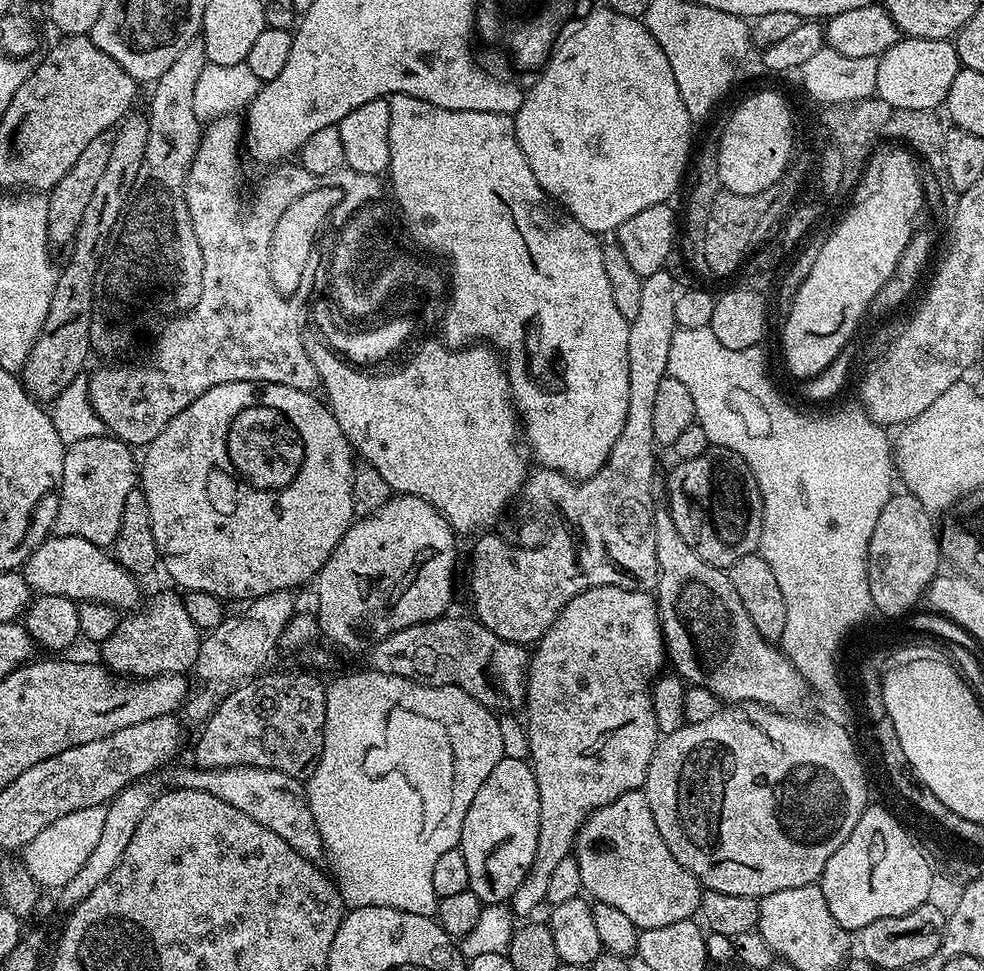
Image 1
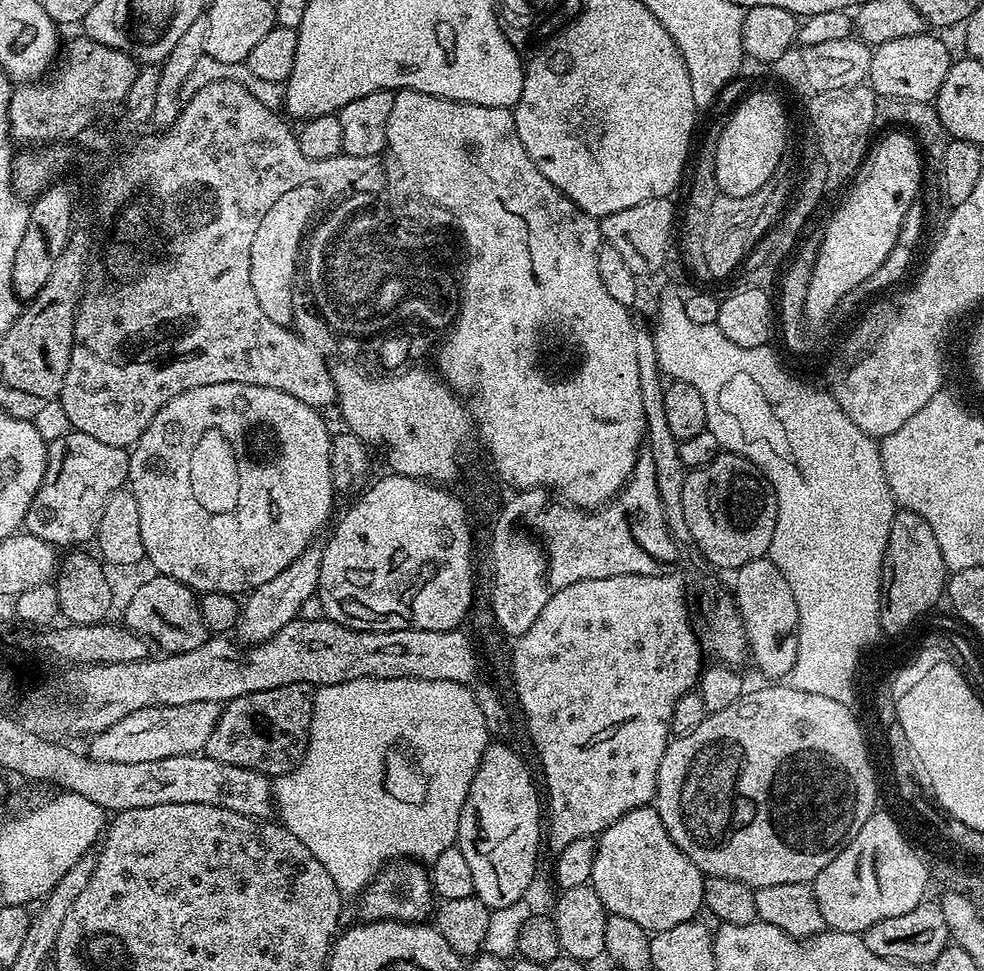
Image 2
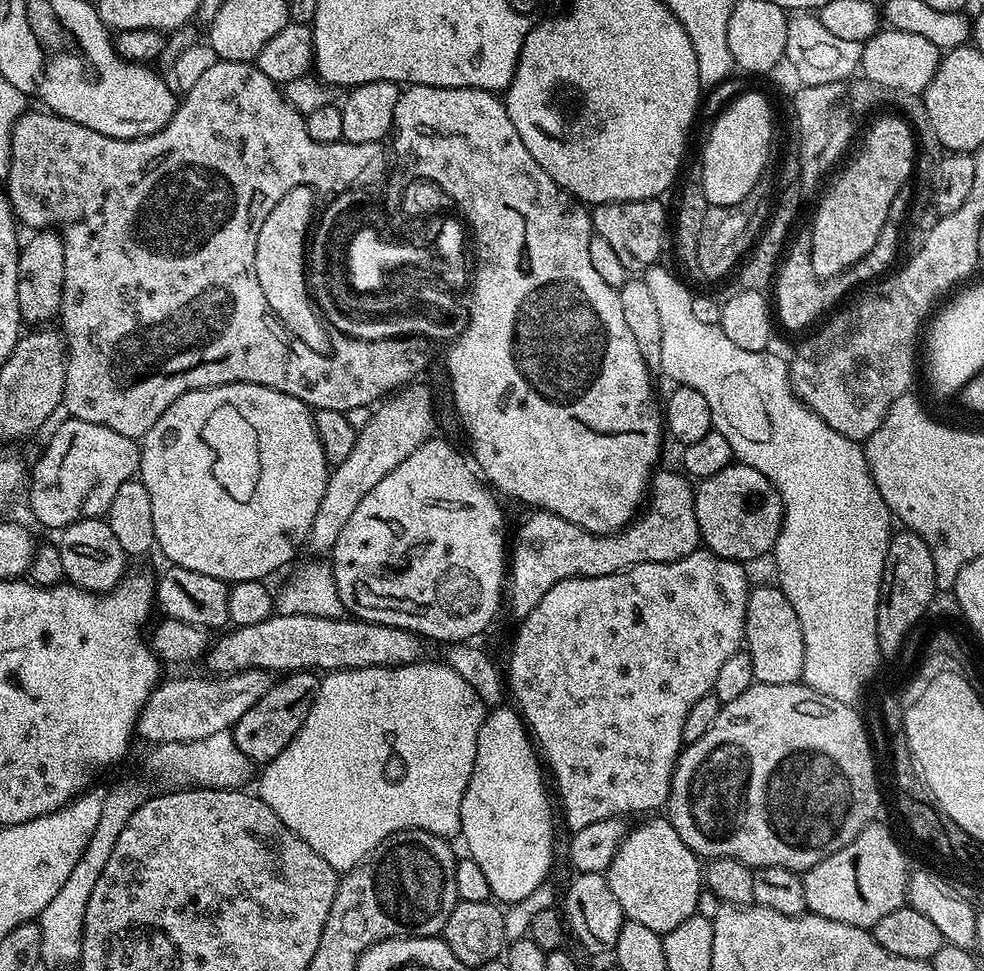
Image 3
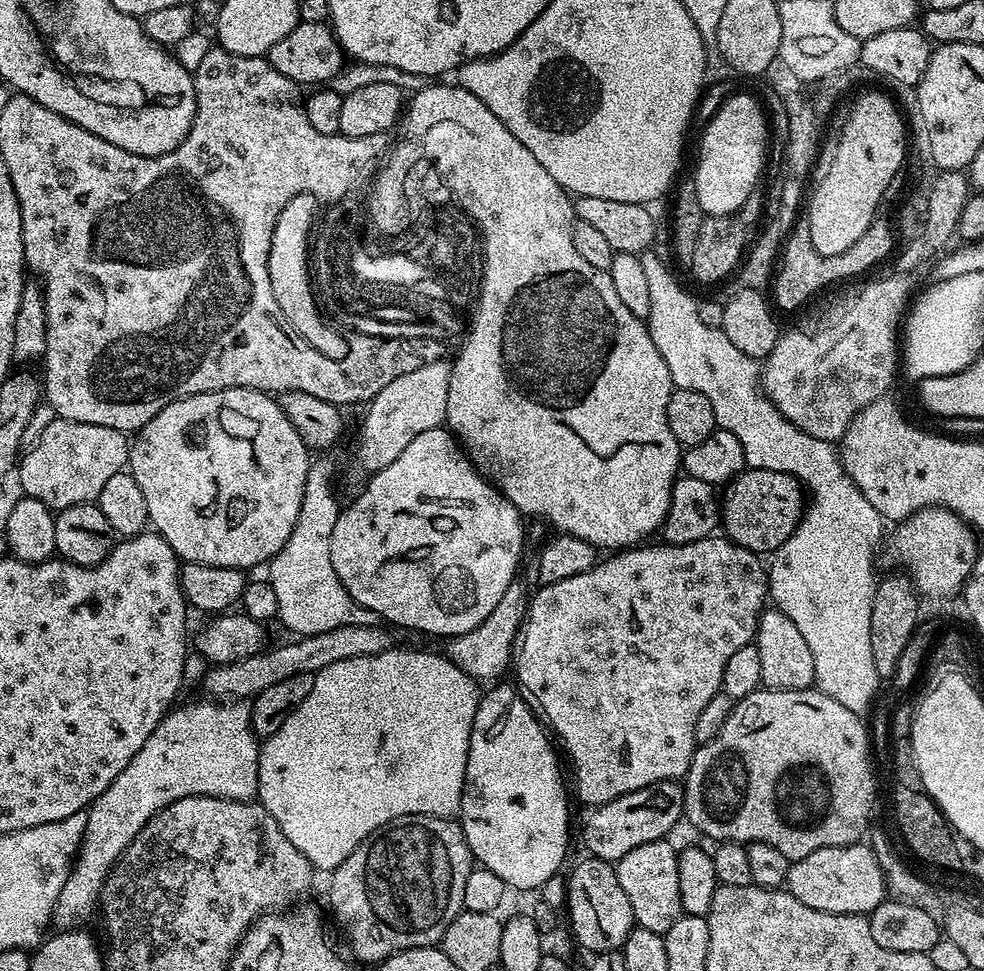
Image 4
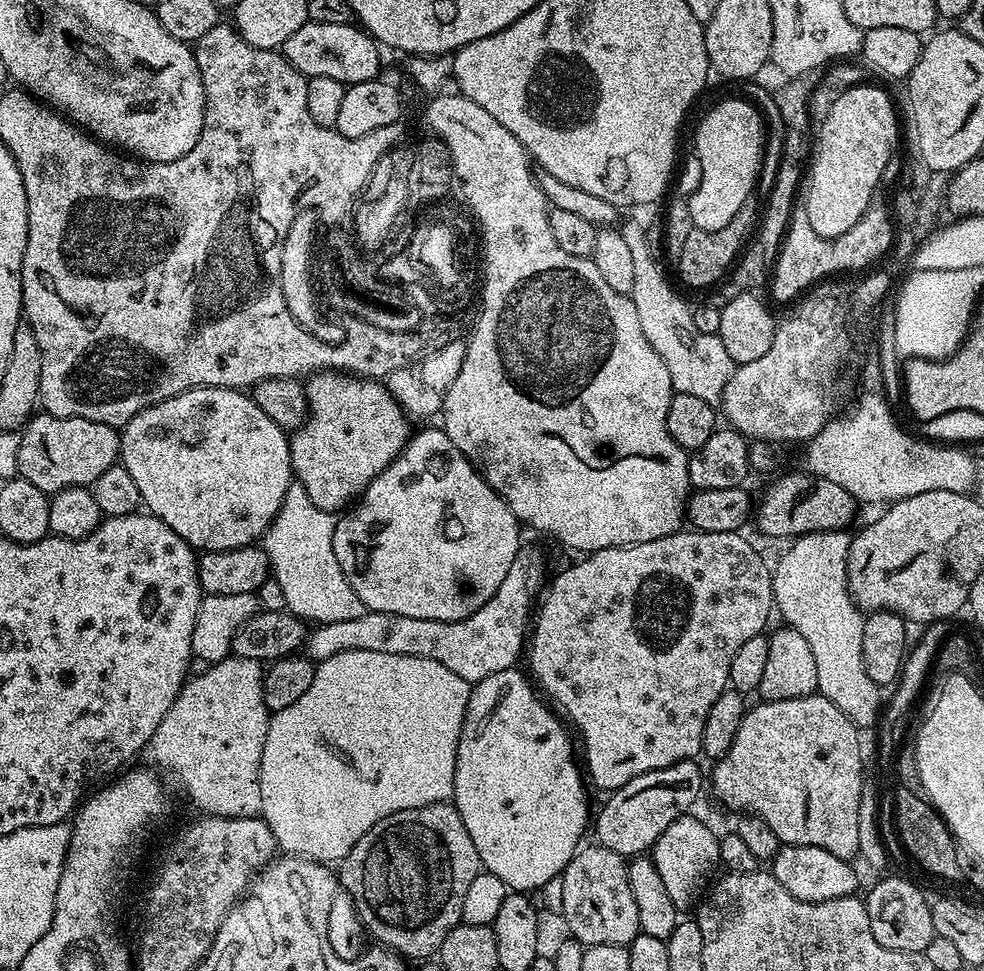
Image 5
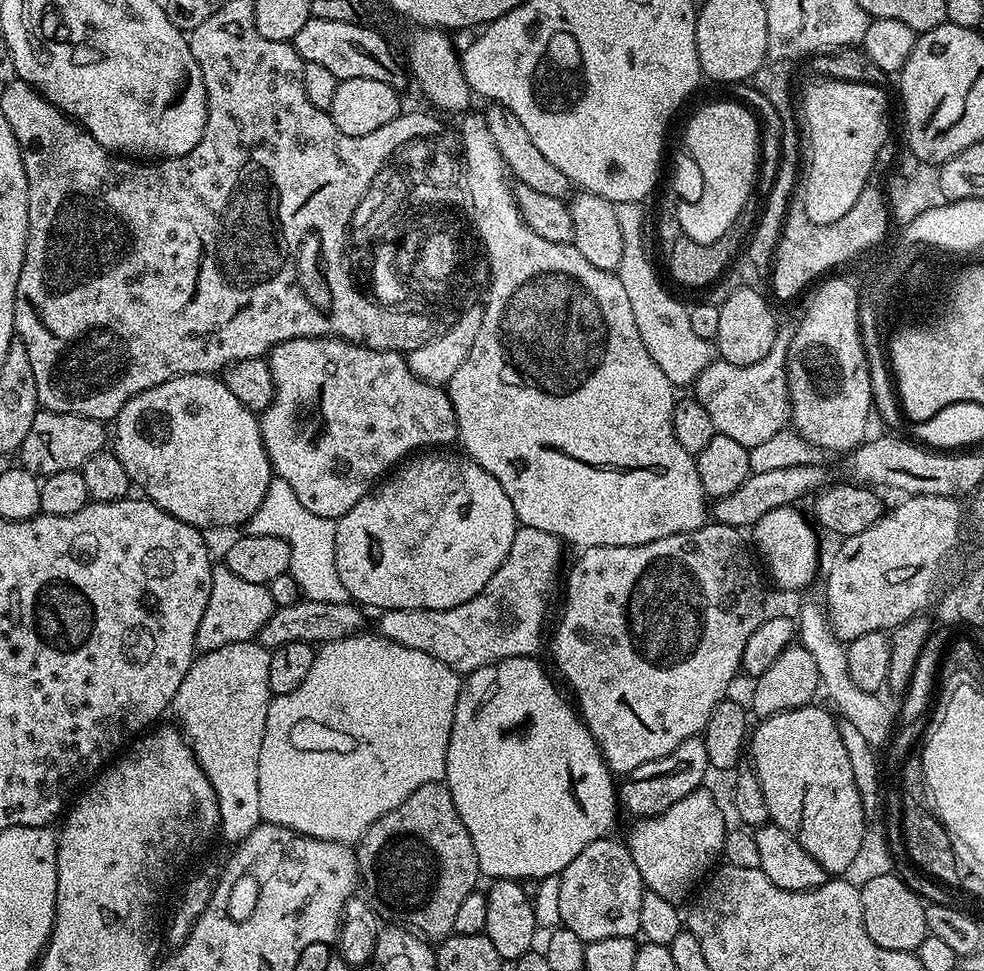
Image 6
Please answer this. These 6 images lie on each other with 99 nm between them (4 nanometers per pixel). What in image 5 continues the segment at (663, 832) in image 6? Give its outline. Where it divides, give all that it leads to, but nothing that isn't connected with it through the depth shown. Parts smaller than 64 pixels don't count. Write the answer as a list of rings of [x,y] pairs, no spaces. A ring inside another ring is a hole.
[[[685,814],[679,816],[656,839],[656,843],[650,849],[650,859],[654,862],[654,866],[658,866],[658,874],[662,874],[662,882],[666,882],[670,902],[674,902],[678,910],[684,908],[692,910],[697,907],[698,901],[713,883],[717,875],[716,868],[721,867],[720,841],[717,833],[712,833],[702,821],[695,820],[692,814]]]

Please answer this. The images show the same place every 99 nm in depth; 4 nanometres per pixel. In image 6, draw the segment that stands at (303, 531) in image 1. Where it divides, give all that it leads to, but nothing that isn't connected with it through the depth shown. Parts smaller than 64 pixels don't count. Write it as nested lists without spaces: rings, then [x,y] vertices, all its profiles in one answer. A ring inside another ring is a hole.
[[[190,374],[189,376],[170,378],[150,390],[142,390],[142,394],[130,398],[130,402],[126,402],[126,406],[122,406],[122,410],[116,415],[114,427],[116,427],[114,451],[122,462],[122,466],[126,466],[126,474],[132,479],[133,485],[137,489],[140,487],[144,491],[141,493],[160,507],[162,511],[168,512],[174,518],[178,518],[182,522],[201,530],[209,530],[208,528],[236,528],[239,524],[240,527],[247,525],[248,519],[254,514],[254,510],[258,510],[258,506],[262,506],[262,498],[266,498],[266,490],[274,478],[272,464],[268,460],[268,455],[262,442],[260,421],[257,413],[249,410],[242,402],[238,402],[238,398],[234,398],[234,394],[230,394],[230,390],[224,385],[223,379],[217,378],[212,374],[206,376]]]

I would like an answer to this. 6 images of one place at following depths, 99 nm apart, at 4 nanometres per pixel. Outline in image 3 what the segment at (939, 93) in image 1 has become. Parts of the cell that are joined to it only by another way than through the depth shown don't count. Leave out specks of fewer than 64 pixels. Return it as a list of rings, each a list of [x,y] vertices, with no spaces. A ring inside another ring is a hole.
[[[885,27],[864,41],[860,49],[859,71],[863,79],[874,82],[879,88],[920,96],[926,86],[930,86],[940,65],[941,55],[941,49],[936,48],[934,42],[919,34],[906,34],[906,30]]]

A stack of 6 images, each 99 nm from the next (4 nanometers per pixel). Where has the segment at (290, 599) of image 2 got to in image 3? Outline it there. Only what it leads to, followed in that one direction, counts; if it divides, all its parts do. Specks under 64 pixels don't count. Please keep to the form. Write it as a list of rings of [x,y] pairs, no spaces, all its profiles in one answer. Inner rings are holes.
[[[413,382],[389,395],[365,422],[364,428],[362,424],[357,431],[354,450],[350,450],[346,462],[329,471],[326,494],[318,506],[318,514],[314,514],[314,526],[306,541],[309,549],[331,553],[334,542],[338,542],[338,534],[342,534],[342,526],[346,526],[346,522],[350,522],[350,514],[354,514],[354,506],[358,506],[358,502],[362,502],[362,498],[366,498],[366,494],[370,494],[370,490],[374,490],[390,470],[402,466],[402,462],[406,462],[422,442],[433,439],[436,408],[432,405],[431,390],[420,383],[424,382]]]

